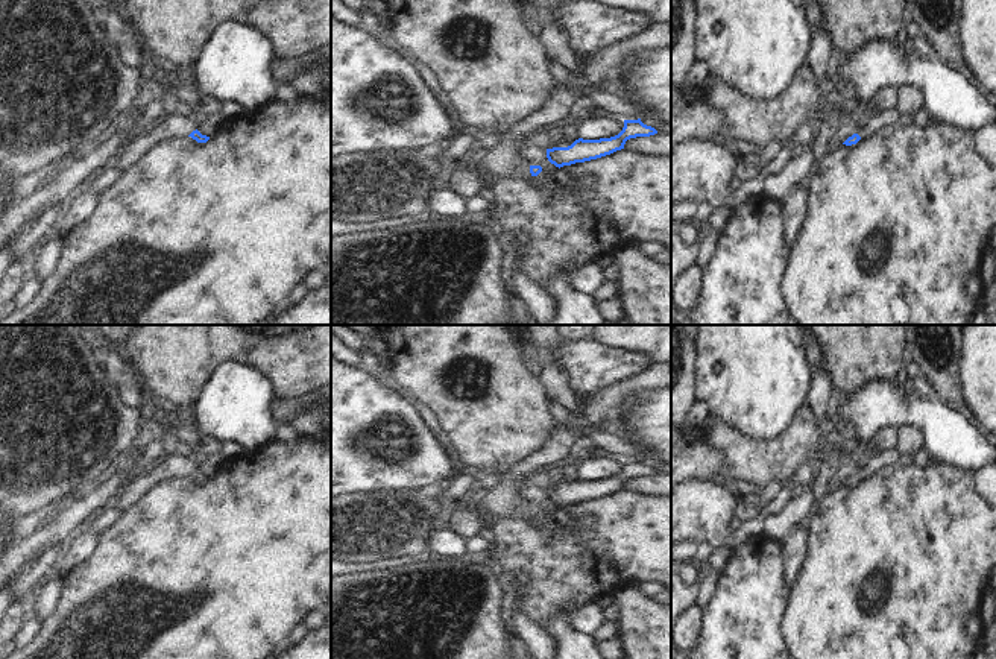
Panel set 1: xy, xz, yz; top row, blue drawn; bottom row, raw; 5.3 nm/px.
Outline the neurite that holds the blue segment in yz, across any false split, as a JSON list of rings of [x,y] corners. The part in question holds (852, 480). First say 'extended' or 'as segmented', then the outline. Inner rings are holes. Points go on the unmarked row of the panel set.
extended | [[[899,446],[897,448],[887,448],[881,451],[878,456],[868,459],[865,465],[861,466],[858,474],[849,477],[843,484],[852,486],[856,484],[862,477],[872,475],[875,471],[888,466],[891,463],[897,463],[902,459],[911,459],[919,466],[935,466],[938,462],[929,454],[926,448],[920,448],[919,451],[905,456]]]

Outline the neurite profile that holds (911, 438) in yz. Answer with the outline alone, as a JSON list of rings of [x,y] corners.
[[[905,424],[897,431],[899,449],[908,456],[925,448],[925,431],[916,424]]]

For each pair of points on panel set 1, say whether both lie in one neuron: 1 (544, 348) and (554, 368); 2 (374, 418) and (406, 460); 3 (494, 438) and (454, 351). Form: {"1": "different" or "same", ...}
{"1": "same", "2": "same", "3": "same"}

